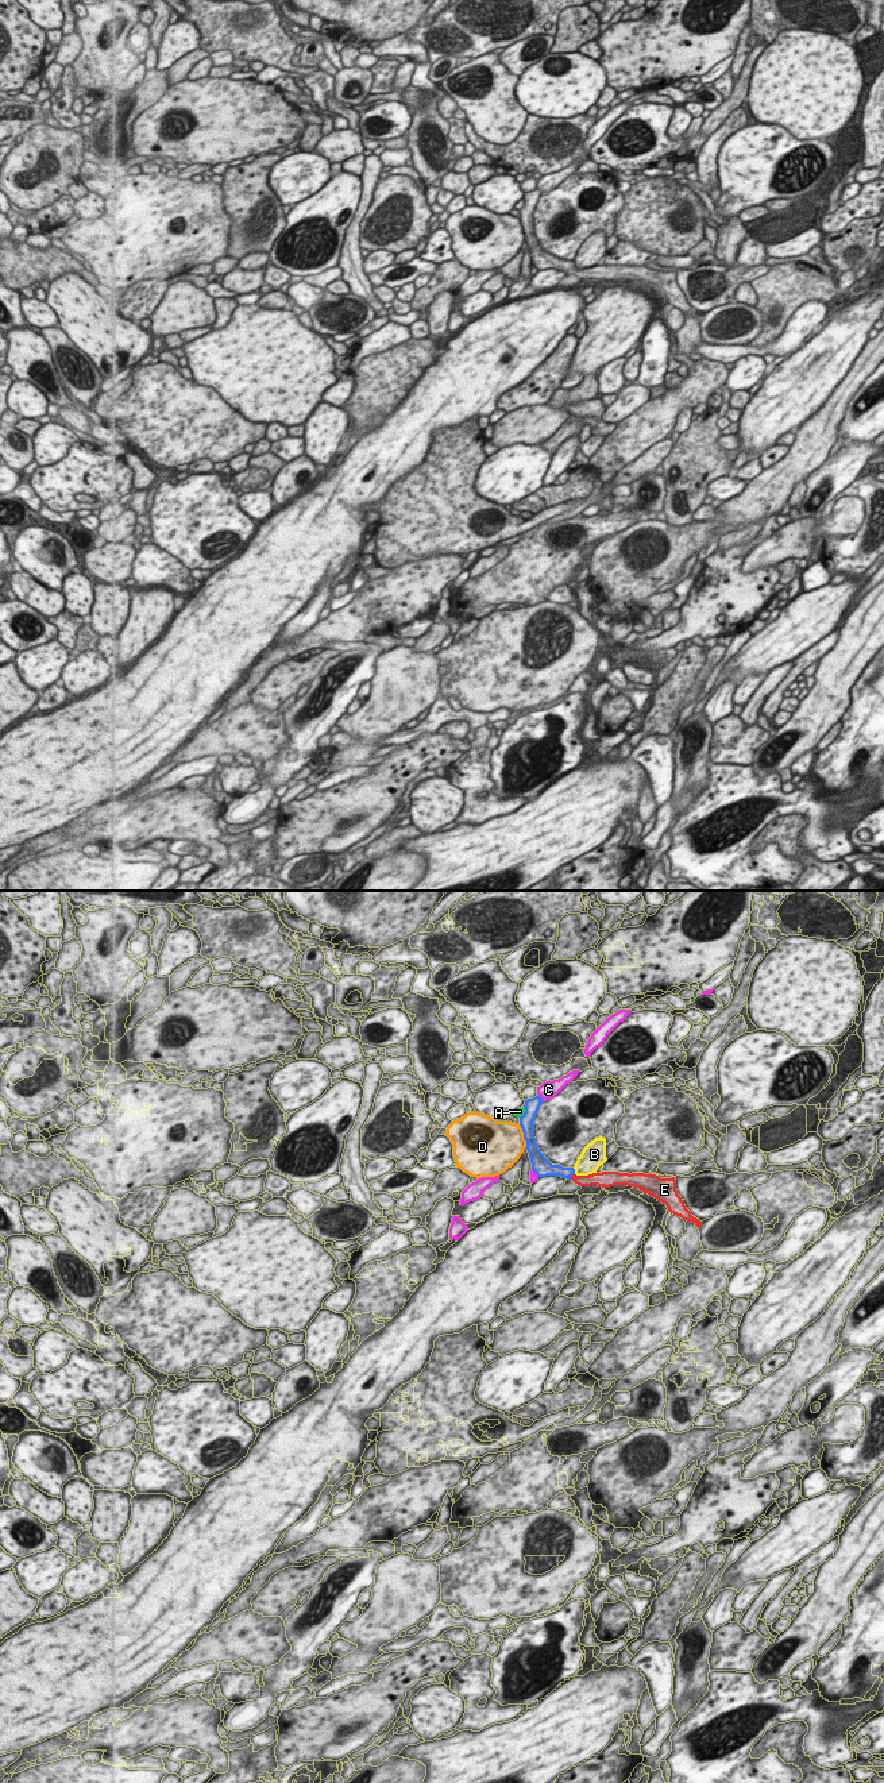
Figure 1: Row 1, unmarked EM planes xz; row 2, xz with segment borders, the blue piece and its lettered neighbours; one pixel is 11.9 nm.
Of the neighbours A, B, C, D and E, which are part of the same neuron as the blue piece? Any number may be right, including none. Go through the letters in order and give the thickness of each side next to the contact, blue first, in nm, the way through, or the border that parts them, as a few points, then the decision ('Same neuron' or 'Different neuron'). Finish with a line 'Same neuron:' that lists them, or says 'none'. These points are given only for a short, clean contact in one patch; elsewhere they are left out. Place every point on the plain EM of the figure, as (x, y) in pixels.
A: Thickness 190 nm (blue) against 90 nm. Different neuron
B: Thickness 130 nm (blue) against 280 nm. Boundary: xz (572, 261), (575, 266). Different neuron
C: Thickness 190 nm (blue) against 200 nm. Different neuron
D: Thickness 160 nm (blue) against 480 nm. Boundary: xz (518, 217), (525, 240). Different neuron
E: Thickness 130 nm (blue) against 130 nm. Path across: xz (551, 262), (571, 267), (578, 273), (589, 273). Same neuron
Same neuron: E

